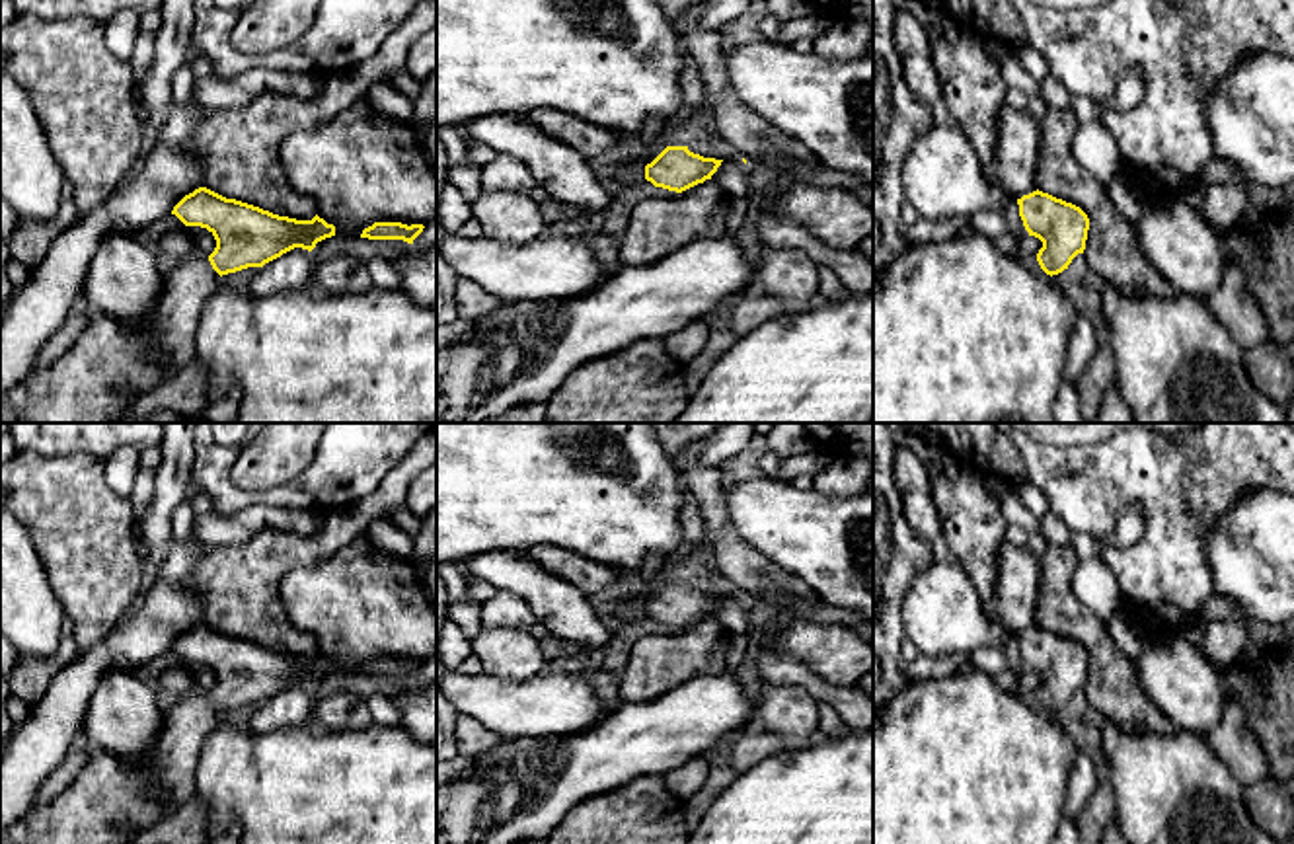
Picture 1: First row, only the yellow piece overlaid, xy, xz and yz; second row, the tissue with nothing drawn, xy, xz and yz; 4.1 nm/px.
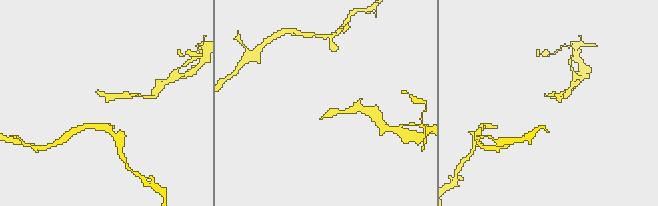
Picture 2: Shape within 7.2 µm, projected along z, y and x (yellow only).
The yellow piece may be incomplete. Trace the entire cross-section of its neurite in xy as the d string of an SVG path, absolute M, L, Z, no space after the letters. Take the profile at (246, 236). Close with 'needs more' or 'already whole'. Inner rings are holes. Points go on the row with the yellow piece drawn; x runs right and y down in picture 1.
M207 187L185 195L171 214L185 226L207 228L216 240L214 251L209 257L189 255L164 273L154 308L136 327L123 327L107 314L90 310L90 322L76 343L53 366L35 368L29 376L16 402L21 423L119 423L129 402L170 380L193 359L199 316L220 288L222 275L263 267L294 248L312 251L318 242L335 236L335 226L318 214L312 220L279 216Z; needs more

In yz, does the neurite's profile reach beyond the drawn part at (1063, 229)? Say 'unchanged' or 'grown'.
unchanged

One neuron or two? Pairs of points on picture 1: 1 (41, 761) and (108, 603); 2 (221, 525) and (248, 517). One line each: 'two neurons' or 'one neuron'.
1: two neurons
2: one neuron

